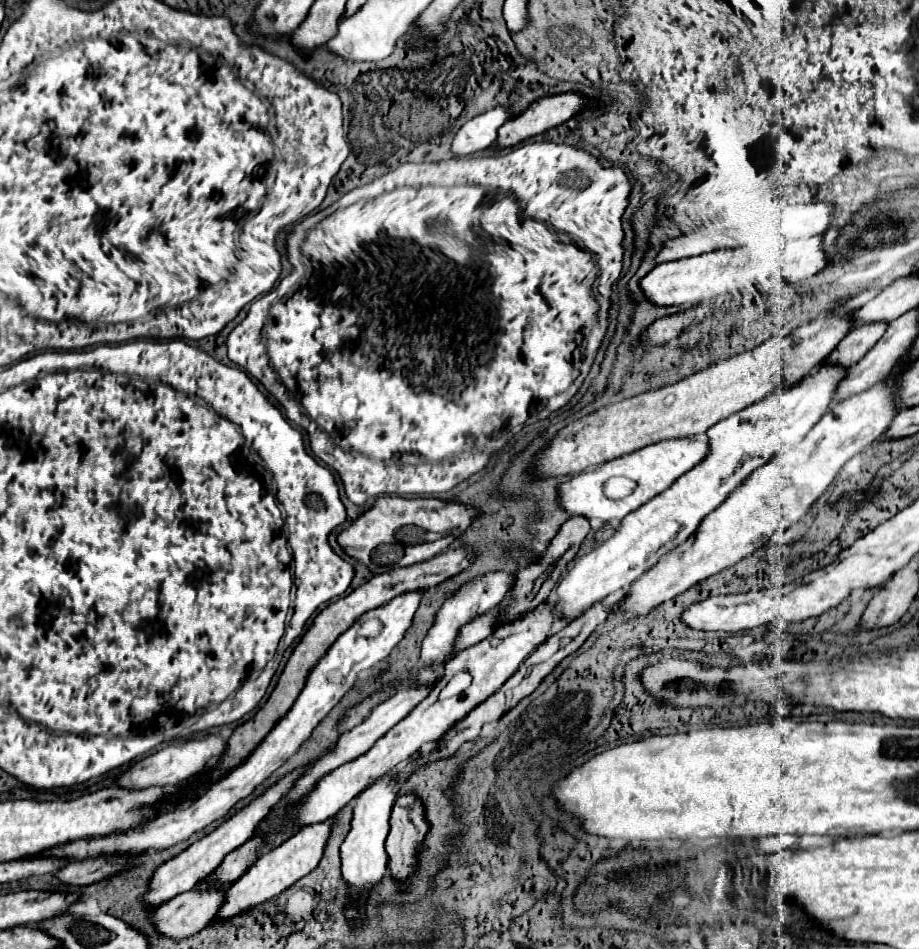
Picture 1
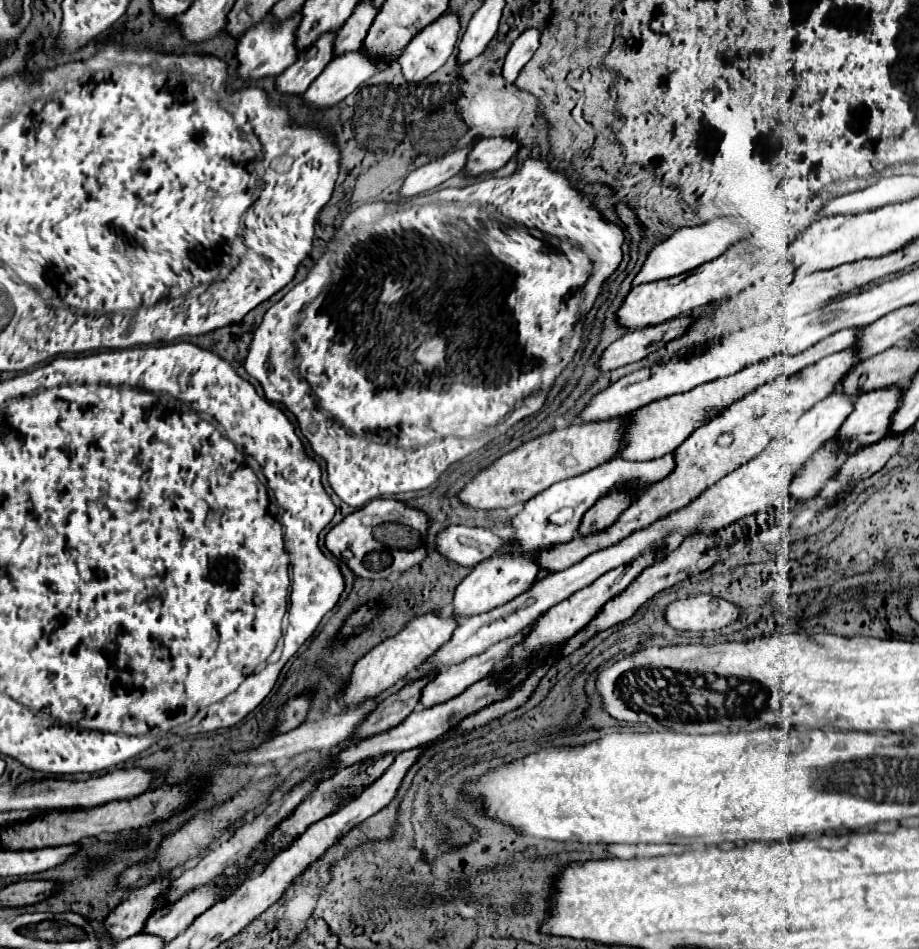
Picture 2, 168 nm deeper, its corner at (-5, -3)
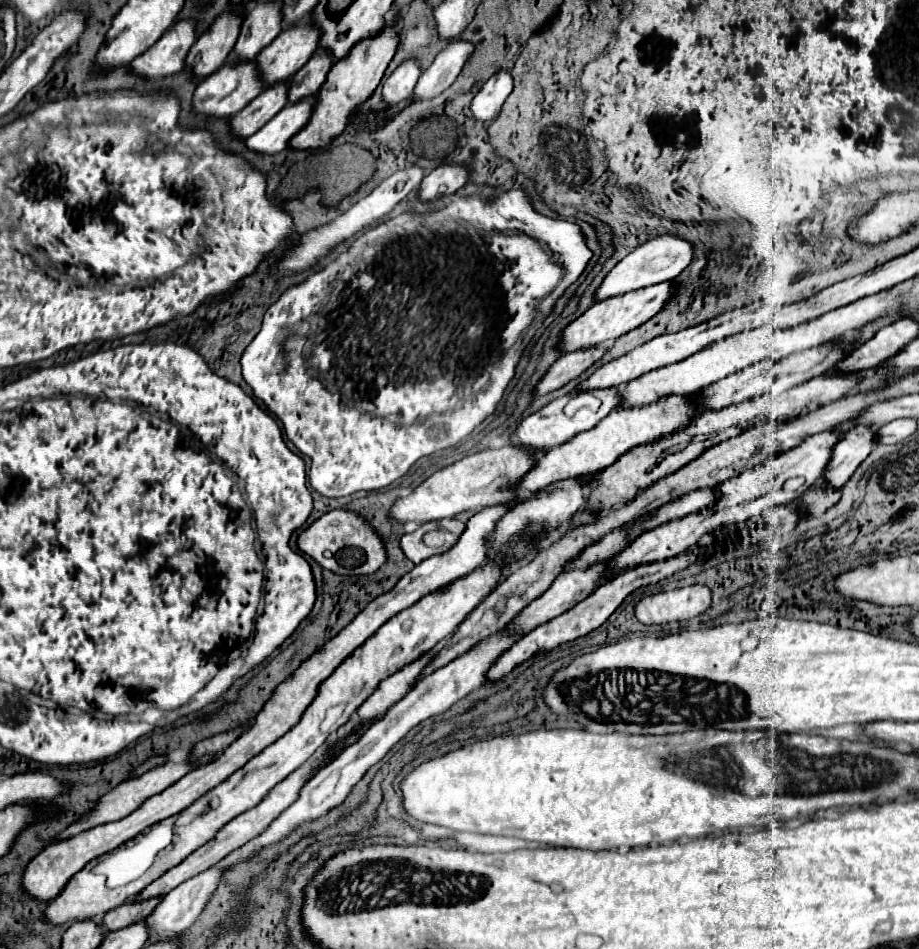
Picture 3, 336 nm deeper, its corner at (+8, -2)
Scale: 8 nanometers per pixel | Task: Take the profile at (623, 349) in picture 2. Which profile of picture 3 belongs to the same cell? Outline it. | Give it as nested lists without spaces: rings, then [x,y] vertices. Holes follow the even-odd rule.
[[[593,346],[593,348],[587,348],[587,350],[577,350],[577,352],[563,354],[549,368],[545,378],[539,382],[539,386],[535,388],[535,394],[541,396],[541,394],[547,394],[551,390],[557,390],[557,388],[565,386],[569,380],[577,378],[581,372],[585,372],[595,362],[599,362],[605,354],[607,354],[605,346]]]

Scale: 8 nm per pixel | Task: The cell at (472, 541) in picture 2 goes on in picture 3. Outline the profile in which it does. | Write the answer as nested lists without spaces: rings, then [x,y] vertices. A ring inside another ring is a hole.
[[[443,518],[435,522],[423,524],[419,530],[405,534],[401,538],[401,548],[409,560],[415,564],[435,556],[435,554],[445,554],[459,542],[459,534],[463,534],[465,524],[455,520],[455,518]]]

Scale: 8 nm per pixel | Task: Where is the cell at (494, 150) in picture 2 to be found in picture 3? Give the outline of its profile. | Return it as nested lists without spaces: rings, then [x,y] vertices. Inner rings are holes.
[[[465,164],[439,166],[423,178],[419,186],[419,198],[433,200],[443,194],[457,192],[469,180],[469,174],[471,174],[471,166],[465,166]]]

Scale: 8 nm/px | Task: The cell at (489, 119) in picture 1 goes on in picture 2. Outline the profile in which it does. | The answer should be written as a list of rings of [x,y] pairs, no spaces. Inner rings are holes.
[[[472,145],[466,147],[466,149],[454,151],[454,153],[446,155],[446,157],[440,157],[440,159],[436,159],[436,161],[424,165],[424,167],[412,171],[412,173],[404,179],[404,183],[402,183],[400,191],[398,191],[398,197],[400,197],[400,199],[408,199],[408,197],[422,195],[422,193],[426,193],[426,191],[438,187],[438,185],[444,183],[446,179],[454,177],[456,173],[462,171],[462,167],[464,167],[464,163],[466,163],[466,155],[470,153],[470,149],[472,149]]]

